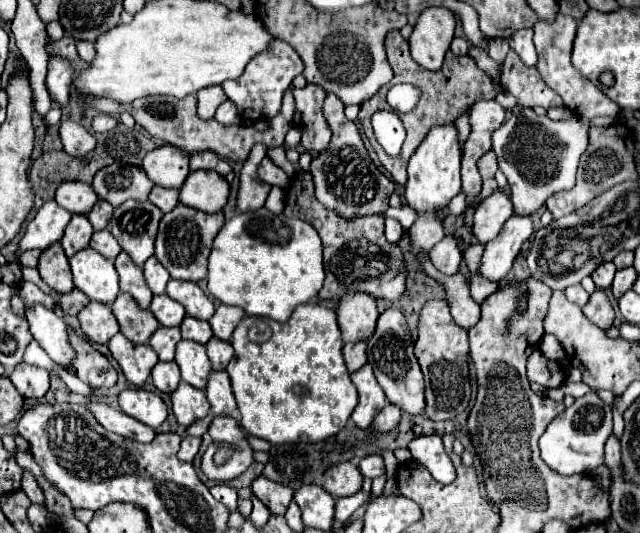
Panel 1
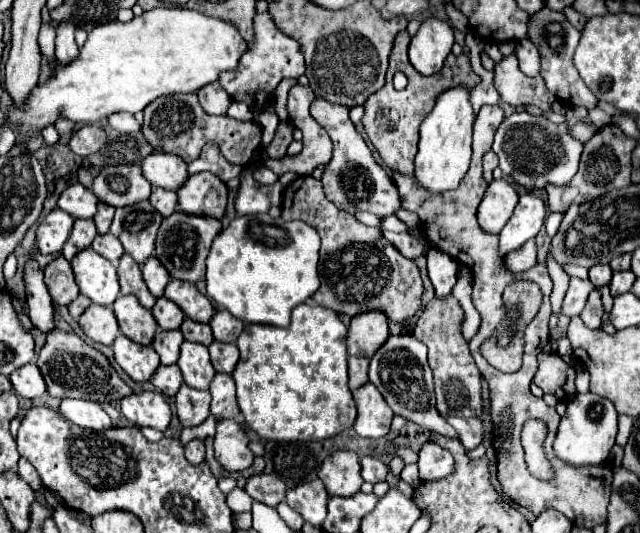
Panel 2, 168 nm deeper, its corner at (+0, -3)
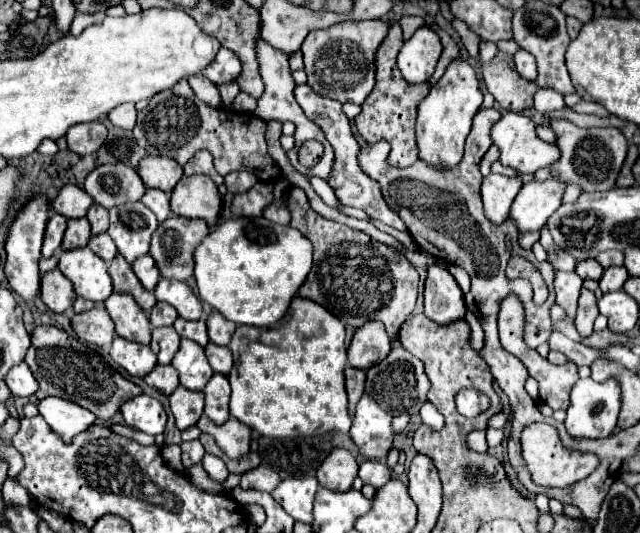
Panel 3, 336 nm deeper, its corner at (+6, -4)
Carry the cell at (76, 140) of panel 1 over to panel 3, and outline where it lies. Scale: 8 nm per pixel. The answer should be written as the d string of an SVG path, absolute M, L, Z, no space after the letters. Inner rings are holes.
M91 121L91 123L71 127L65 137L73 153L89 155L89 153L95 153L103 145L107 137L107 127L101 121Z

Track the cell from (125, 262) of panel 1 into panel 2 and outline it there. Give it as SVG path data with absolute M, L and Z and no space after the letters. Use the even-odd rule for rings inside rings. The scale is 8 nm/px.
M129 254L121 256L119 266L117 266L117 276L119 276L119 284L121 284L121 294L137 296L137 300L145 308L151 308L155 304L155 296L147 290L139 264Z

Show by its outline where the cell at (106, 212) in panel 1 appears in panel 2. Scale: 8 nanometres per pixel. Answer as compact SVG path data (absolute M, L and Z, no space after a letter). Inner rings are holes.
M99 202L97 214L95 214L95 218L93 218L95 224L97 224L97 232L99 232L99 234L109 232L109 226L111 226L111 220L113 220L113 212L115 212L115 208Z

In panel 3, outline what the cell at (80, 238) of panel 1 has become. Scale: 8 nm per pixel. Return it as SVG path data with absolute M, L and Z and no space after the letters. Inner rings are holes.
M87 217L83 219L69 219L67 223L67 231L63 237L63 245L61 249L75 249L75 247L85 247L91 239L91 227Z

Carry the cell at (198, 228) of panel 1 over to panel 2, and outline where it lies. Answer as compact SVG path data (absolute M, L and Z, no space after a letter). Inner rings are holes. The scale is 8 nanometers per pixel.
M173 212L171 216L163 218L163 222L161 222L157 242L155 242L155 256L167 268L171 278L195 284L197 280L201 280L205 276L205 258L209 254L213 238L219 232L221 232L221 220L217 220L217 218Z

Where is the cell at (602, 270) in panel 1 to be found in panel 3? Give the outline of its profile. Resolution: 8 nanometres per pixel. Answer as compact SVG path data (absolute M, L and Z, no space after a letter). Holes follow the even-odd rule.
M585 259L585 261L579 261L579 263L577 263L575 273L577 273L581 279L595 279L595 281L599 281L601 275L603 275L603 267L601 267L595 259Z

